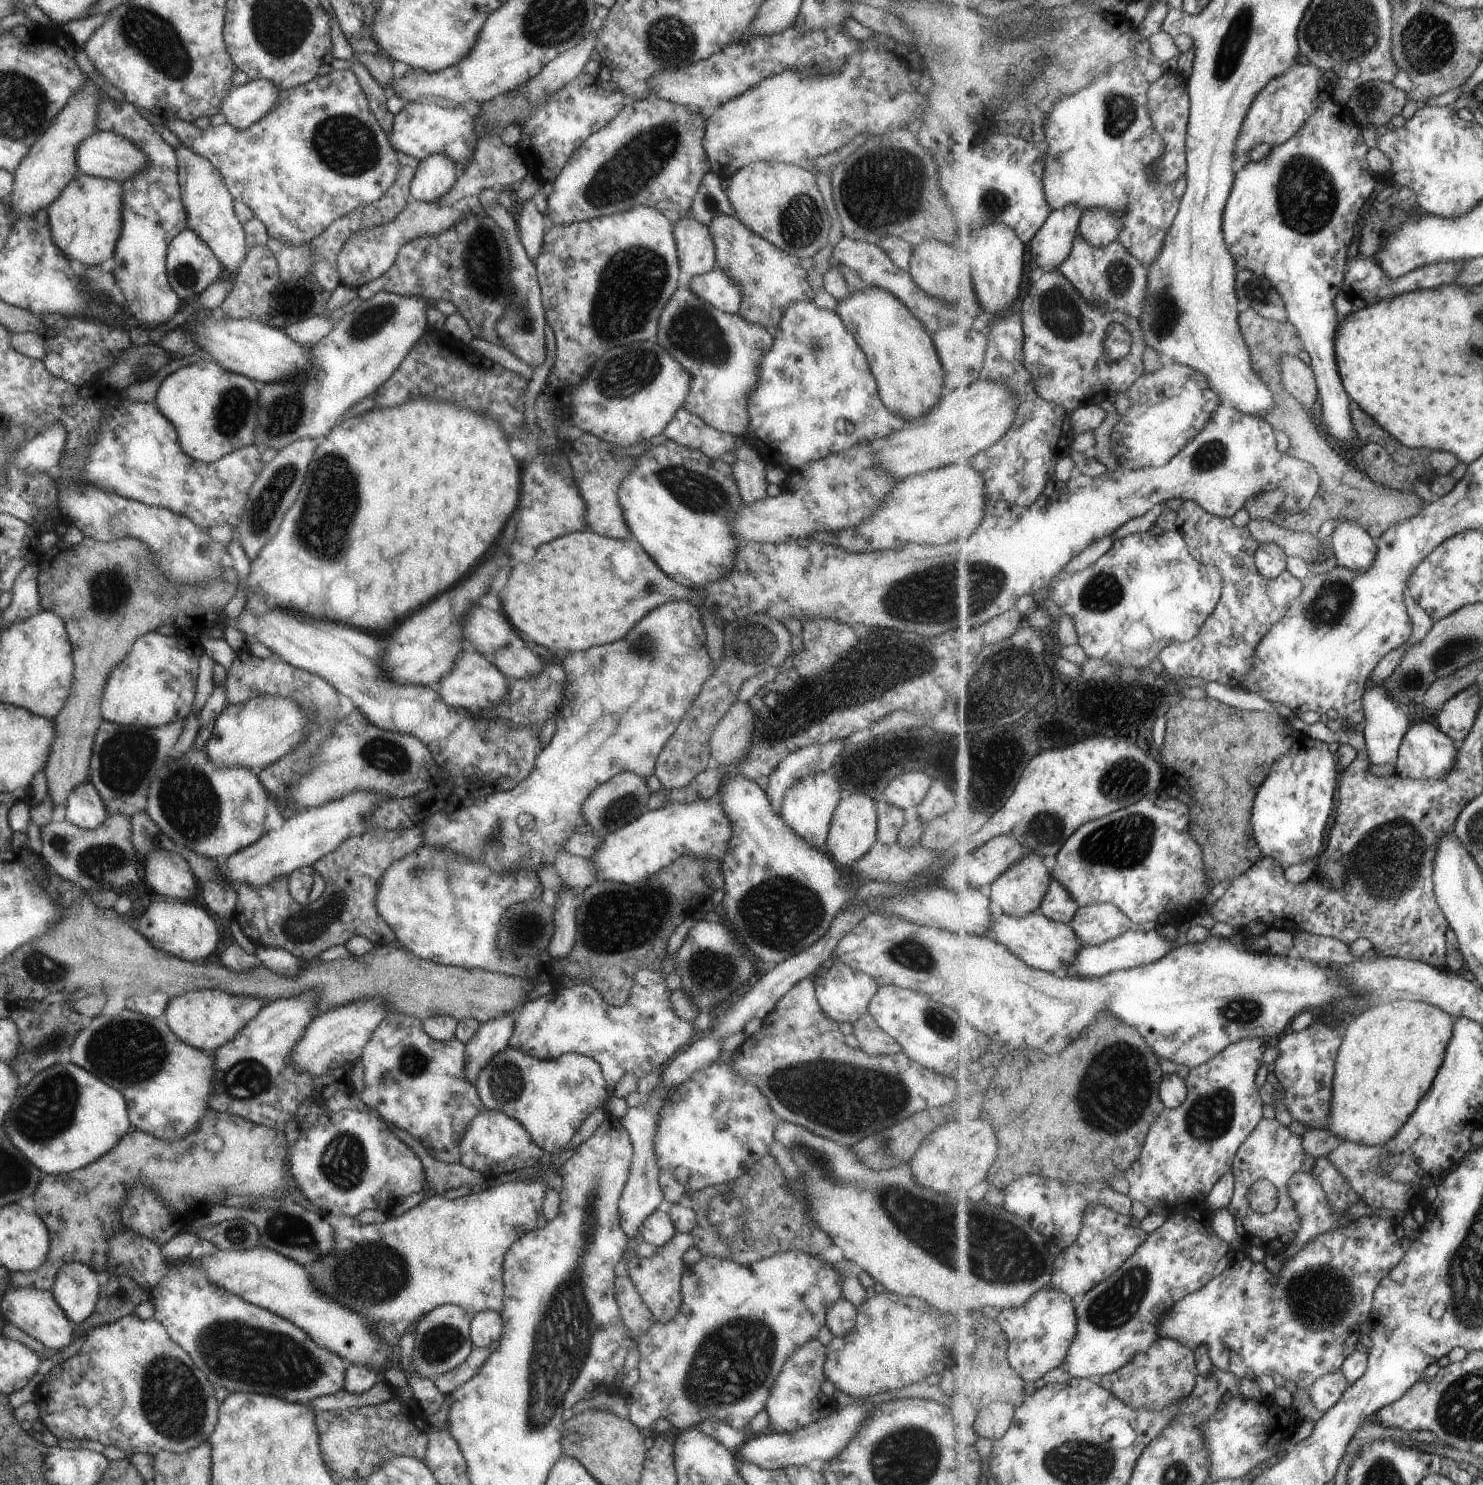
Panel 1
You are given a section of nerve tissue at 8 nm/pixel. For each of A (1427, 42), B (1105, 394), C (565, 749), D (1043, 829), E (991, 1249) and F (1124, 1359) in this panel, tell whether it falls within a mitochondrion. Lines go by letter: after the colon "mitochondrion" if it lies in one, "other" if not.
A: mitochondrion
B: other
C: other
D: mitochondrion
E: mitochondrion
F: other

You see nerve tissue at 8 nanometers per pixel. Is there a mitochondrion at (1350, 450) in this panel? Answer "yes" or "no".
no

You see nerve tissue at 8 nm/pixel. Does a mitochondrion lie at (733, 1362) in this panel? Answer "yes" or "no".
yes

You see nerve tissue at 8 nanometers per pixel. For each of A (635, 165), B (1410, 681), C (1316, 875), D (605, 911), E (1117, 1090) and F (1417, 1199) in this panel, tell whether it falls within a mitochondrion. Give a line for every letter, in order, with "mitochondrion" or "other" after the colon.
A: mitochondrion
B: mitochondrion
C: other
D: mitochondrion
E: mitochondrion
F: other

